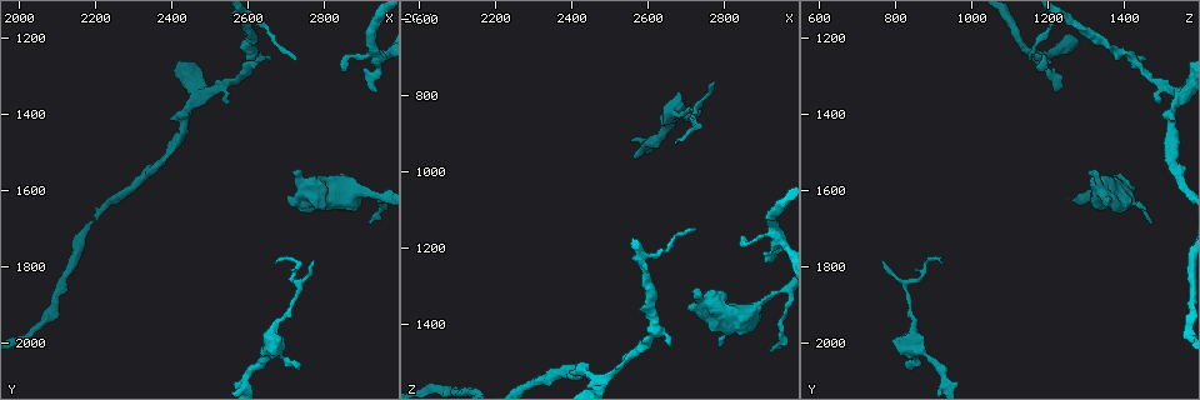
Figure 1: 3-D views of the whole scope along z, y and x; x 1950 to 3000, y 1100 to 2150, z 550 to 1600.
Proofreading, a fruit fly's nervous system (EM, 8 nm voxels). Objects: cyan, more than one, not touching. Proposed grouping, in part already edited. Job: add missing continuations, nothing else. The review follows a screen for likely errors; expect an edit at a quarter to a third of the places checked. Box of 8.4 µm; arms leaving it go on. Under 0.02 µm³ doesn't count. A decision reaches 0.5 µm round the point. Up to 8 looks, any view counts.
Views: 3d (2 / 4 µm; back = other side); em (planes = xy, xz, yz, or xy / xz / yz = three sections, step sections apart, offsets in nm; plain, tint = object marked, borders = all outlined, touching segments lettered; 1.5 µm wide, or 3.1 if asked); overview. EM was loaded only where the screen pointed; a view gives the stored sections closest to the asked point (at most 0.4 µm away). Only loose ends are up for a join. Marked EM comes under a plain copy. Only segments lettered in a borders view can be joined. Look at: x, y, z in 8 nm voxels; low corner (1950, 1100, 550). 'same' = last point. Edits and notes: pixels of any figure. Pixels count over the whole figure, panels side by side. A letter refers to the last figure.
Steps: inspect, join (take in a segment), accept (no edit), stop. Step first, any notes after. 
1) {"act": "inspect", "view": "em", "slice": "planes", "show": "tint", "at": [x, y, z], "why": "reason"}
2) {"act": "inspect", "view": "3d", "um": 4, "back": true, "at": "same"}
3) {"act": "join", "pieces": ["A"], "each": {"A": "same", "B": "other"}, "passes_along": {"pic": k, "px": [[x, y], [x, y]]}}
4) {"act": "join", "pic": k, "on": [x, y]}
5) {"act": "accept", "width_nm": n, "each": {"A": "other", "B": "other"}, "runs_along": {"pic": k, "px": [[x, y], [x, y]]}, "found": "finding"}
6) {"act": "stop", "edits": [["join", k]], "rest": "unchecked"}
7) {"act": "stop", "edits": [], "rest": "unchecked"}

{"act": "inspect", "view": "3d", "um": 4, "at": [2740, 2065, 835], "why": "thin end"}

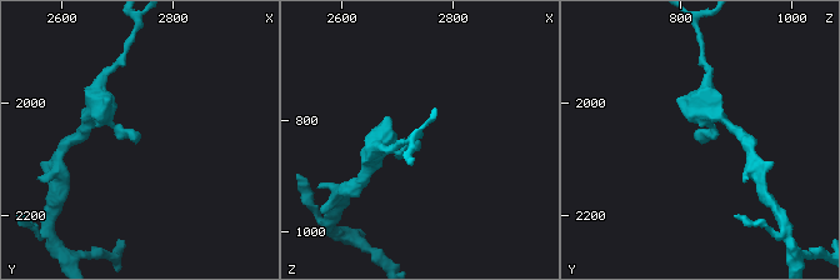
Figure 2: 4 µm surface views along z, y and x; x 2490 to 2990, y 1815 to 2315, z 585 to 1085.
{"act": "inspect", "view": "em", "slice": "planes", "show": "tint", "at": [2735, 2065, 840], "why": "now the EM"}

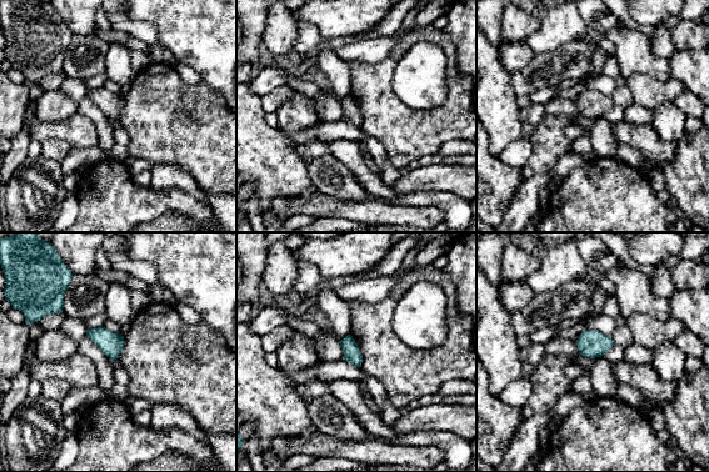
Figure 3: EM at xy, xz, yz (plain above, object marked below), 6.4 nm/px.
{"act": "inspect", "view": "em", "slice": "planes", "show": "borders", "at": "same", "why": "what lies round it"}

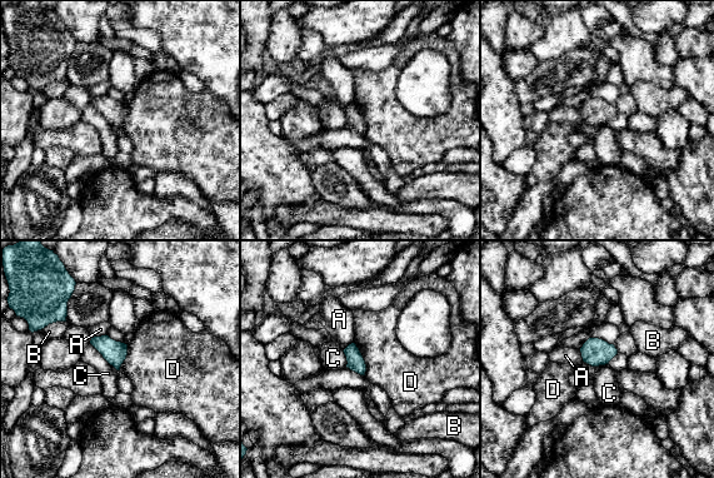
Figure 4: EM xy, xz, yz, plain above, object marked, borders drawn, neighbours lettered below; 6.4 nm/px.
{"act": "accept", "longest_contact_nm": ["C", 260], "each": {"A": "other", "B": "other", "C": "other", "D": "other"}, "found": "no lettered segment goes on from it"}

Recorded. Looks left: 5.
{"act": "inspect", "view": "em", "slice": "planes", "show": "borders", "at": [2935, 1345, 1220], "why": "tapers out"}

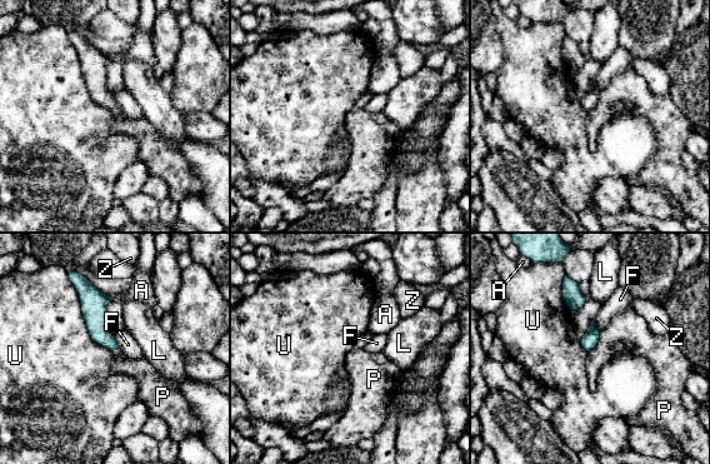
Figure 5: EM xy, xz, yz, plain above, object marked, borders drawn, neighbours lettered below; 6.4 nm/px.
{"act": "accept", "each": {"A": "other", "F": "other", "L": "other", "P": "other", "U": "other", "Z": "other"}, "border": {"pic": 5, "px": [[68, 277], [89, 335], [111, 352]]}, "found": "none of them fits"}

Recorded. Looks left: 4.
{"act": "inspect", "view": "em", "slice": "planes", "show": "borders", "at": [2790, 1650, 1460], "why": "an open end"}

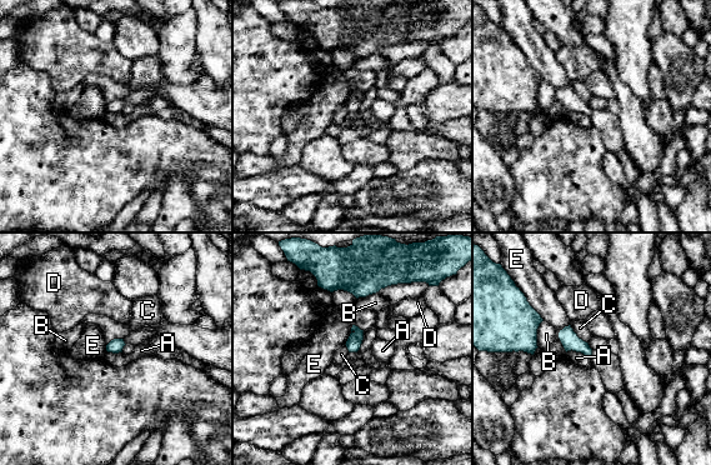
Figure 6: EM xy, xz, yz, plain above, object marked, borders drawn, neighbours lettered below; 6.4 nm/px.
{"act": "accept", "each": {"A": "other", "B": "other", "C": "other", "D": "other", "E": "other"}, "border": {"pic": 6, "px": [[570, 325], [587, 343]]}, "found": "no lettered segment goes on from it"}

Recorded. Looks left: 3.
{"act": "stop", "edits": [], "rest": "unchecked"}

